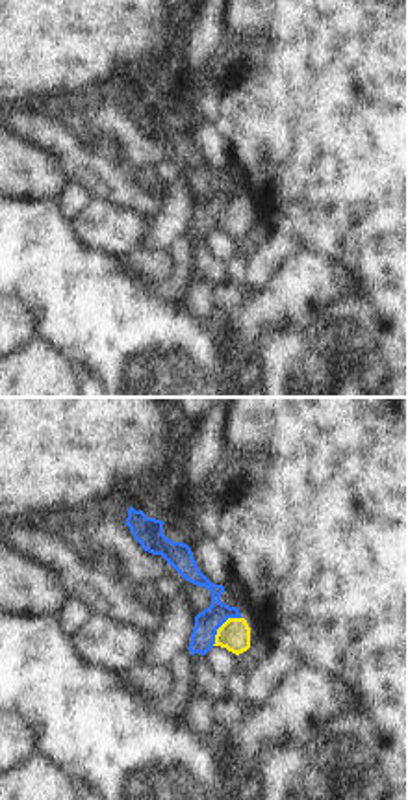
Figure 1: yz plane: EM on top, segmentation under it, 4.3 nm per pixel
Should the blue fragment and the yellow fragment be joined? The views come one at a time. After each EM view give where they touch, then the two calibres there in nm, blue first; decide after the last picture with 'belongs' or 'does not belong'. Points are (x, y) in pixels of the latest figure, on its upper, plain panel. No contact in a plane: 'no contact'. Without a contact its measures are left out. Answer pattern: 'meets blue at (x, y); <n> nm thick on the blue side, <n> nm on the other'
meets blue at (221, 208); 110 nm thick on the blue side, 140 nm on the other

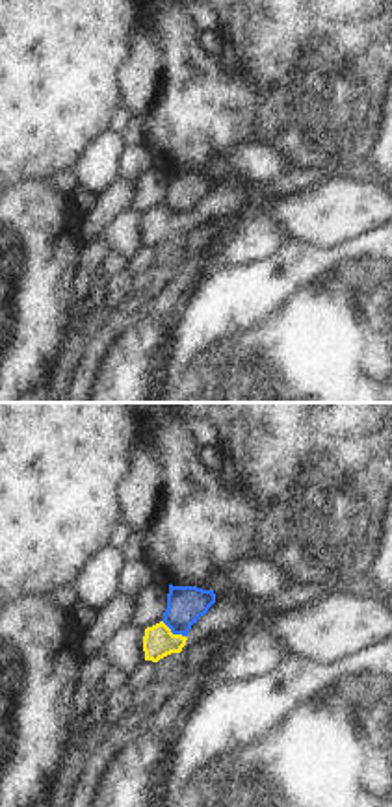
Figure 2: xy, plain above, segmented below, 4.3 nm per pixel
meets blue at (173, 217); 160 nm thick on the blue side, 140 nm on the other

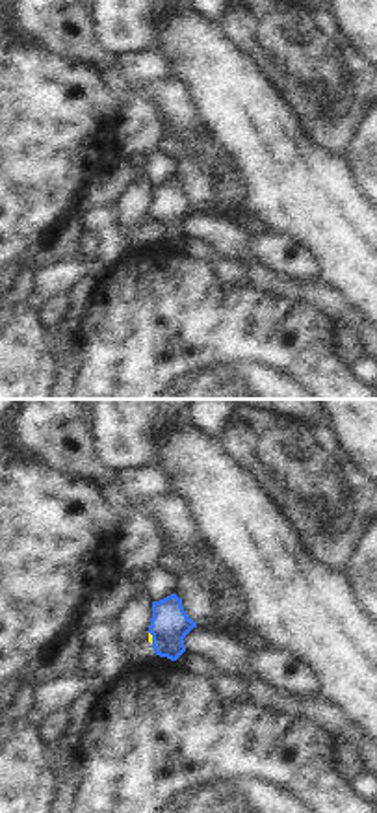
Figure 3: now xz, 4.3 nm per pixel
meets blue at (153, 221); 170 nm thick on the blue side, 20 nm on the other

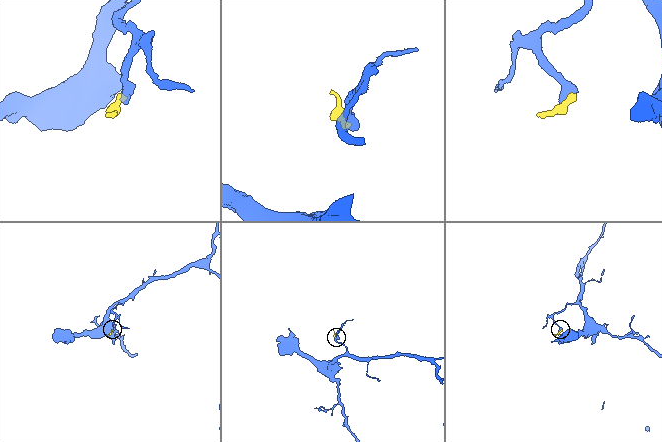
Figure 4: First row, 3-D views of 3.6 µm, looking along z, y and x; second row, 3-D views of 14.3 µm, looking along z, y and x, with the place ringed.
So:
does not belong

